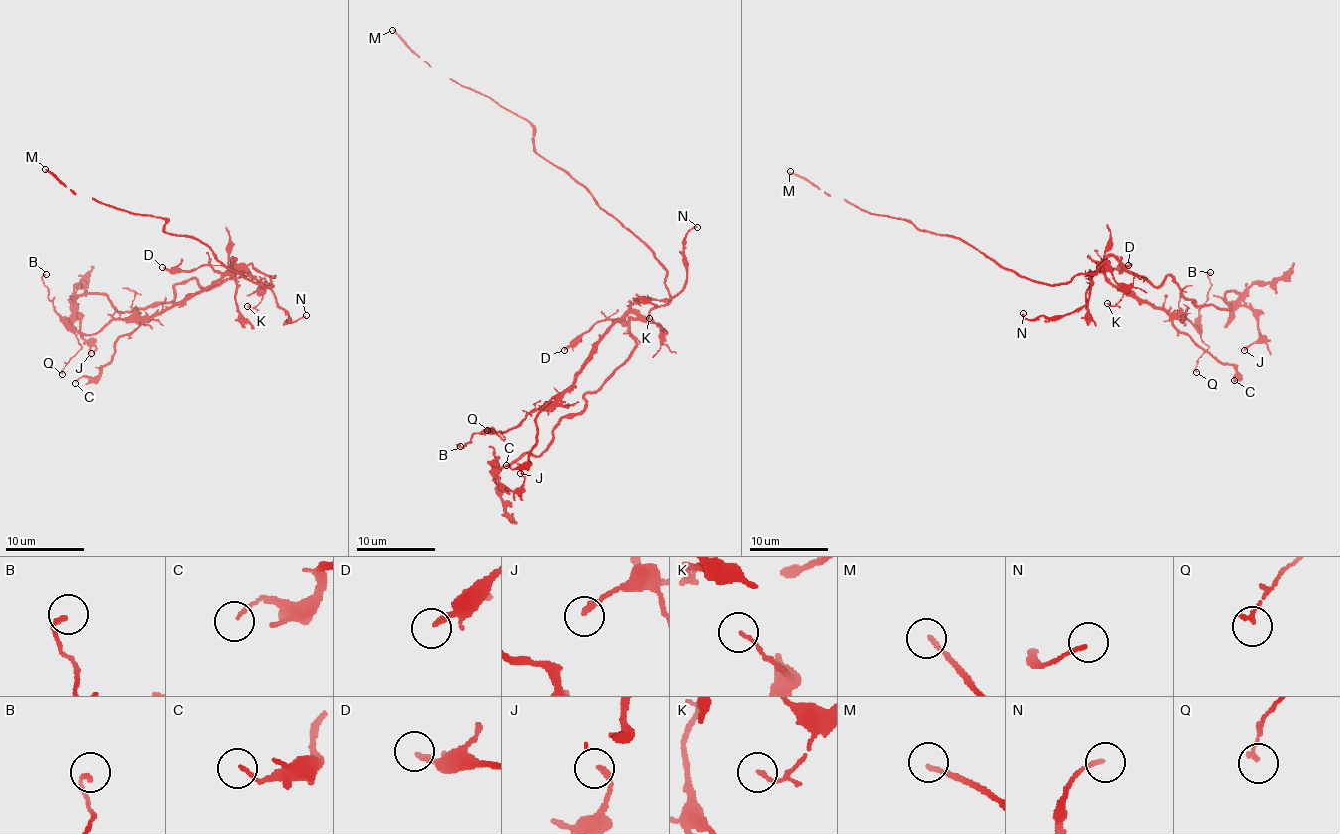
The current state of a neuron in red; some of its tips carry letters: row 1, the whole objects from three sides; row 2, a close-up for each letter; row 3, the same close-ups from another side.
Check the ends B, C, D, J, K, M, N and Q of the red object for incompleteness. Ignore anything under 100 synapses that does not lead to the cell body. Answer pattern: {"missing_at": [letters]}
{"missing_at": ["M"]}

